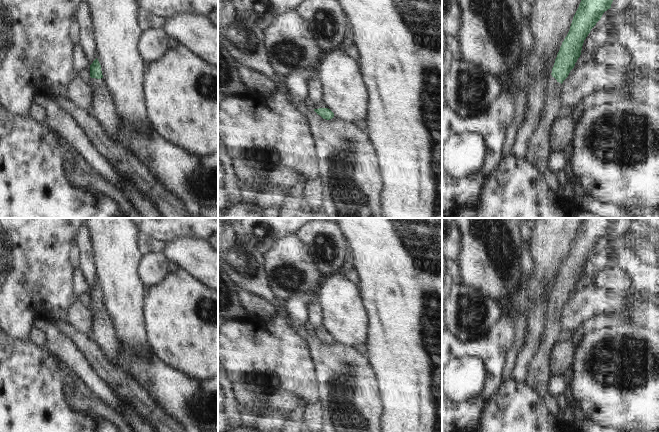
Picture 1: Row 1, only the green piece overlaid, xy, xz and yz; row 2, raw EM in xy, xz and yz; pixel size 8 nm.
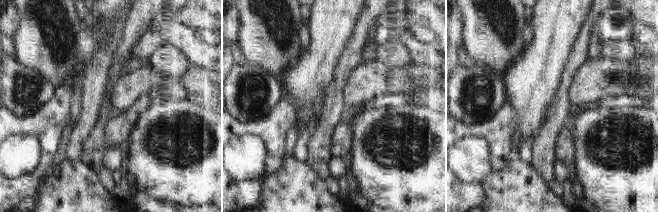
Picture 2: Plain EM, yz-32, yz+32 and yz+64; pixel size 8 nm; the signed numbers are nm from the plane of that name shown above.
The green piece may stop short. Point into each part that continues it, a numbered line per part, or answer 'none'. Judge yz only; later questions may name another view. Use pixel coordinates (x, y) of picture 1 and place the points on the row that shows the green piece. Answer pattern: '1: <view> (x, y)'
1: yz (539, 151)

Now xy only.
1: xy (102, 109)

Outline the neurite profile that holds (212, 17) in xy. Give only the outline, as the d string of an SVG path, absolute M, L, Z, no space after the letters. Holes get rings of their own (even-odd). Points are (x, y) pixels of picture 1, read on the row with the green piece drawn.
M218 8L209 12L206 15L206 19L216 28L218 28Z

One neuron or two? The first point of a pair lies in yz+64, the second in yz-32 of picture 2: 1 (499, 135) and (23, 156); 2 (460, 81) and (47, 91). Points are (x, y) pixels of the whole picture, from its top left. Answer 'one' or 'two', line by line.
1: two
2: one

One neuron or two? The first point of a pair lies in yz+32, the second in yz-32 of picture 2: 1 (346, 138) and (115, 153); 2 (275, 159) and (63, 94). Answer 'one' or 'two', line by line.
1: two
2: one

